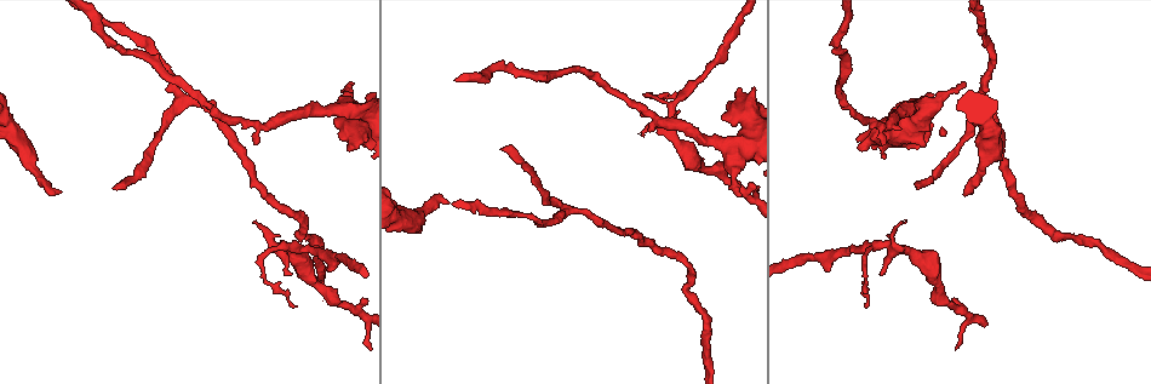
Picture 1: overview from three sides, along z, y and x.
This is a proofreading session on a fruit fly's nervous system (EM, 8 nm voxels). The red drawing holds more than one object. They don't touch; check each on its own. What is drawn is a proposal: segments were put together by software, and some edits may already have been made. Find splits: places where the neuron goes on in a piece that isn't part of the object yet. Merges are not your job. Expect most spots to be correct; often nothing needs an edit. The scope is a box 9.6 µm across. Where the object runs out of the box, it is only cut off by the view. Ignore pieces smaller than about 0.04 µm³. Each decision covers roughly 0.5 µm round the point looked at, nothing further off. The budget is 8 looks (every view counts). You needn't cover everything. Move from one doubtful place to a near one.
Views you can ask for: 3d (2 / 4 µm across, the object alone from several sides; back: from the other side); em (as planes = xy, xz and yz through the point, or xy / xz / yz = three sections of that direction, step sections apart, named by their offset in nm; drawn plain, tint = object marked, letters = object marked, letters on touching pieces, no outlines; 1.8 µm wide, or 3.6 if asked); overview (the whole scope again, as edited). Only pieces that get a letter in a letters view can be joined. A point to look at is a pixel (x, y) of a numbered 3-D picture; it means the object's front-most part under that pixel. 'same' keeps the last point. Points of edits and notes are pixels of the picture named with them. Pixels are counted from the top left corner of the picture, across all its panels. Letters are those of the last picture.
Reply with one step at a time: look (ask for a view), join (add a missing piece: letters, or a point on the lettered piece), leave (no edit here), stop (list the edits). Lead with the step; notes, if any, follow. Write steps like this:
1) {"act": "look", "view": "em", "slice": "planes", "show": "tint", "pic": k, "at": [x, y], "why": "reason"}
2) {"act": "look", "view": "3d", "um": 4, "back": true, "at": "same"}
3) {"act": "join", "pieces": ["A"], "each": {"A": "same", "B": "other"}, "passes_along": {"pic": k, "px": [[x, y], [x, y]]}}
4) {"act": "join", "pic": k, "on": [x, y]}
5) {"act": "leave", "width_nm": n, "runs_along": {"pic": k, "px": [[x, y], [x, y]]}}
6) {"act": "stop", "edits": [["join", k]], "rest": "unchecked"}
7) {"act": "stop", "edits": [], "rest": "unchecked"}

{"act": "look", "view": "3d", "um": 2, "pic": 1, "at": [291, 273], "why": "free end"}

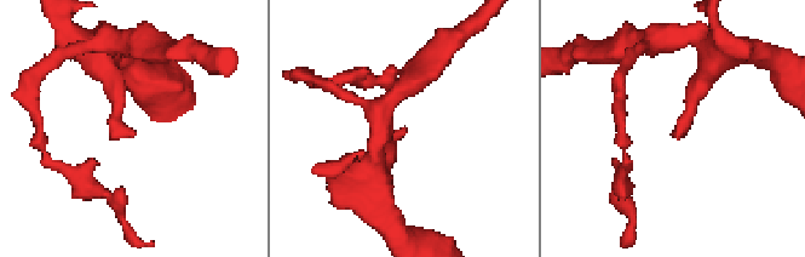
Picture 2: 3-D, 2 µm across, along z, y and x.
{"act": "look", "view": "em", "um": 3.6, "slice": "xz", "step": 16, "show": "letters", "pic": 2, "at": [403, 127], "why": "shape alone is not enough"}

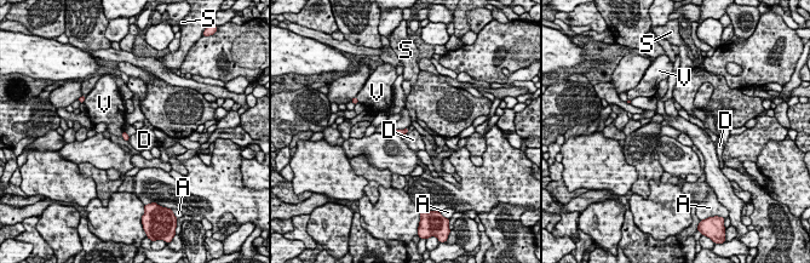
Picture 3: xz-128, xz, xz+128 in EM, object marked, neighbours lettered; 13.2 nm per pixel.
{"act": "look", "view": "em", "um": 3.6, "slice": "planes", "show": "letters", "at": "same"}

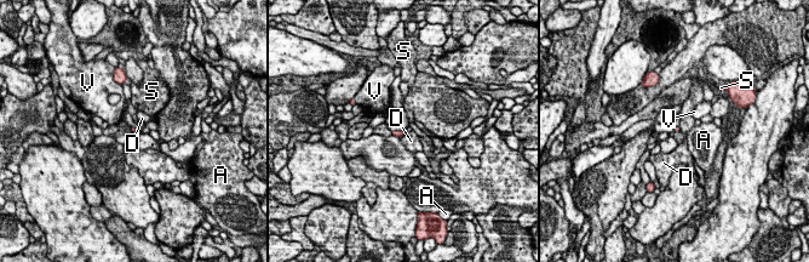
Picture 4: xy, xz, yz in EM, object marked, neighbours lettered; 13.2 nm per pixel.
{"act": "leave", "each": {"A": "other", "D": "other", "S": "other", "V": "other"}, "border": {"pic": 4, "px": [[406, 134], [400, 137]]}, "found": "no lettered piece goes on from it"}

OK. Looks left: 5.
{"act": "look", "view": "em", "slice": "planes", "show": "letters", "pic": 1, "at": [641, 114], "why": "branch stops here"}

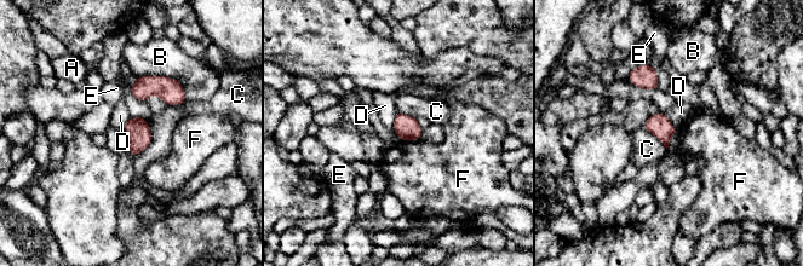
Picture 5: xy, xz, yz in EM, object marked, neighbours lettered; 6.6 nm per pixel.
{"act": "leave", "each": {"A": "other", "B": "other", "C": "other", "D": "other", "E": "other", "F": "other"}, "border": {"pic": 5, "px": [[663, 114], [677, 131]]}, "found": "no lettered piece goes on from it"}

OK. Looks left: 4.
{"act": "look", "view": "3d", "um": 2, "pic": 1, "at": [353, 84], "why": "free end"}

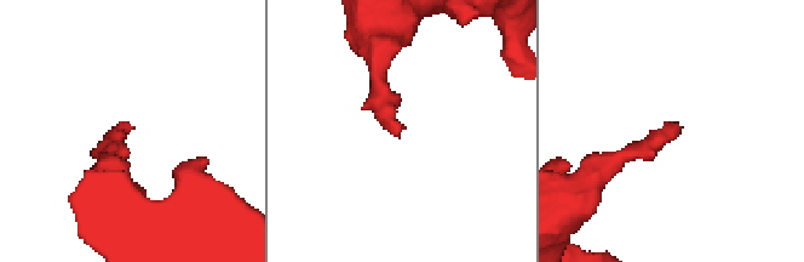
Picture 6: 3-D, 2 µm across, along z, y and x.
{"act": "look", "view": "em", "slice": "planes", "show": "tint", "pic": 6, "at": [398, 133]}

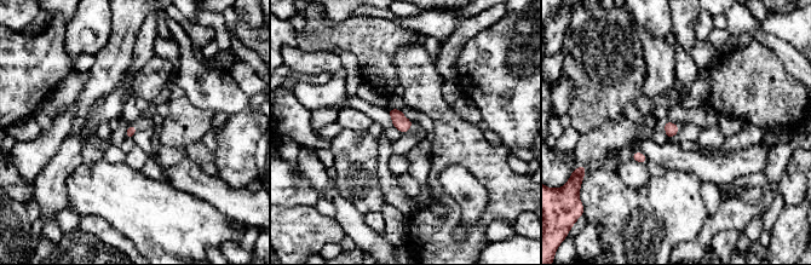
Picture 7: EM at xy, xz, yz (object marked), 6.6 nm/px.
{"act": "look", "view": "em", "slice": "planes", "show": "letters", "at": "same", "why": "what lies round it"}

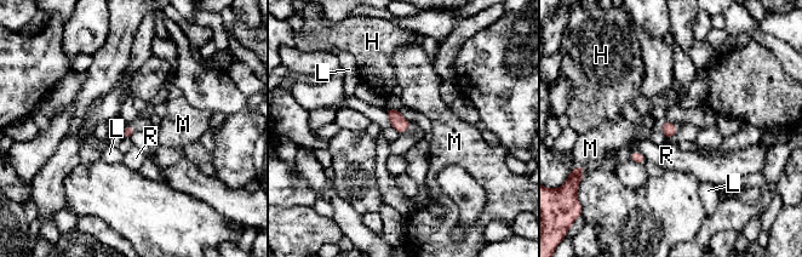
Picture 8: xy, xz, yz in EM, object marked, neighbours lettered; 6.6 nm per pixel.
{"act": "leave", "each": {"H": "other", "L": "other", "M": "other", "R": "other"}, "border": {"pic": 8, "px": [[631, 152], [639, 152], [646, 161]]}, "found": "none of them fits"}

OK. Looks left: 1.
{"act": "stop", "edits": [], "rest": "unchecked"}

